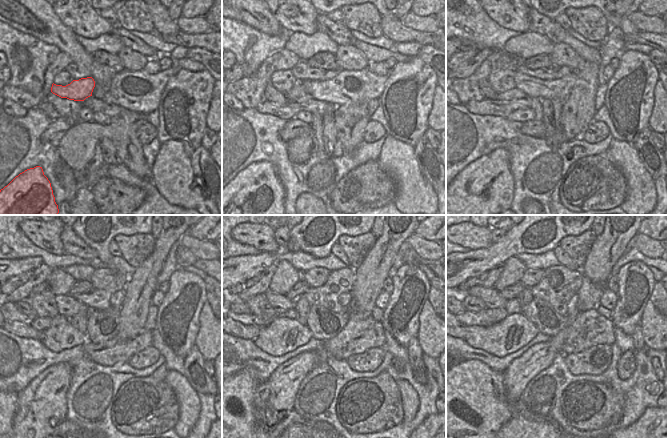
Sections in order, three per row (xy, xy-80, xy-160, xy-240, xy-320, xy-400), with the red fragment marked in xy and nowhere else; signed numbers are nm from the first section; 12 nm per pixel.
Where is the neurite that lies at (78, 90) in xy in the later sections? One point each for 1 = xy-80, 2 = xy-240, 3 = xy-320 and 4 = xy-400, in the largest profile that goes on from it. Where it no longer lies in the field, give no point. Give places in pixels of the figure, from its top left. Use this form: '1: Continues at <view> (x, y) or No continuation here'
1: Continues at xy-80 (299, 93)
2: Continues at xy-240 (117, 299)
3: Continues at xy-320 (345, 299)
4: Continues at xy-400 (519, 373)

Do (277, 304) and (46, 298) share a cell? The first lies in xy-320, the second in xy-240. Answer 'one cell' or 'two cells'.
two cells

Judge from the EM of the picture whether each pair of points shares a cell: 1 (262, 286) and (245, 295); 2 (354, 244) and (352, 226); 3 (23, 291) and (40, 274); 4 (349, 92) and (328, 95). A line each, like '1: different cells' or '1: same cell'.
1: same cell
2: different cells
3: same cell
4: same cell

